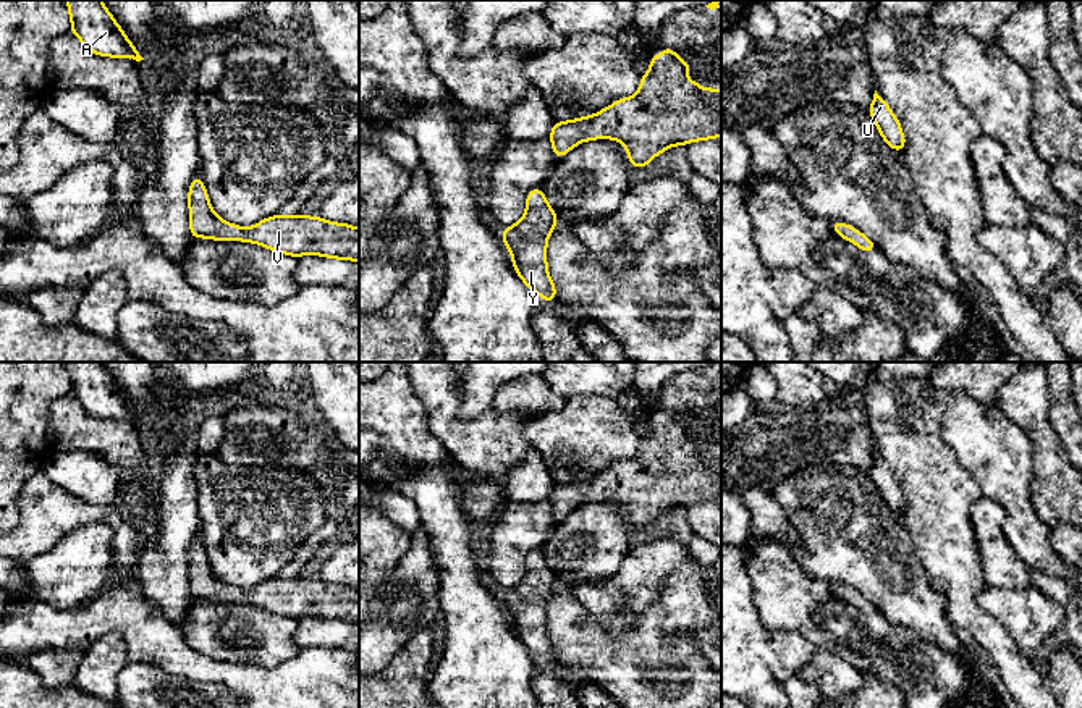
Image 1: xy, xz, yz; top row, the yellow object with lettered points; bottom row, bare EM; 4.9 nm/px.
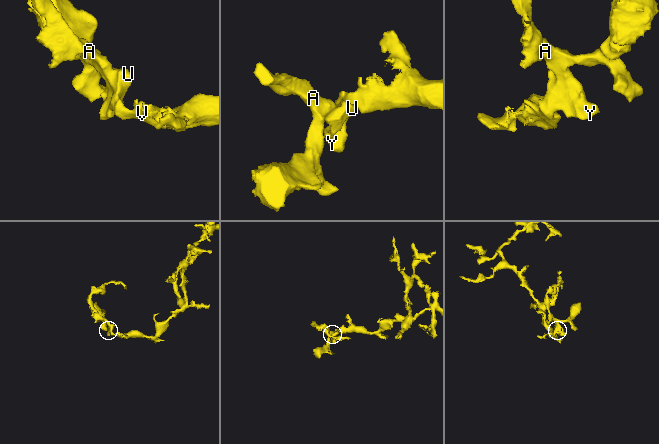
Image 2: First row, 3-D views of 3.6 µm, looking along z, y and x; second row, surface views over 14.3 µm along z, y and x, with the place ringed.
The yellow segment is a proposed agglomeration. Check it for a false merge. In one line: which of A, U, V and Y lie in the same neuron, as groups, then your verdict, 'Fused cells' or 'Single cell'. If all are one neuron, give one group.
Groups: A U V Y. Single cell

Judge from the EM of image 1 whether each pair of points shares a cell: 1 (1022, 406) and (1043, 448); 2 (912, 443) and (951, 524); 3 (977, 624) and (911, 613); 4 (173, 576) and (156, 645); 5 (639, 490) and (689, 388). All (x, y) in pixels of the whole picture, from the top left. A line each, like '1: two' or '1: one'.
1: one
2: one
3: two
4: two
5: one

